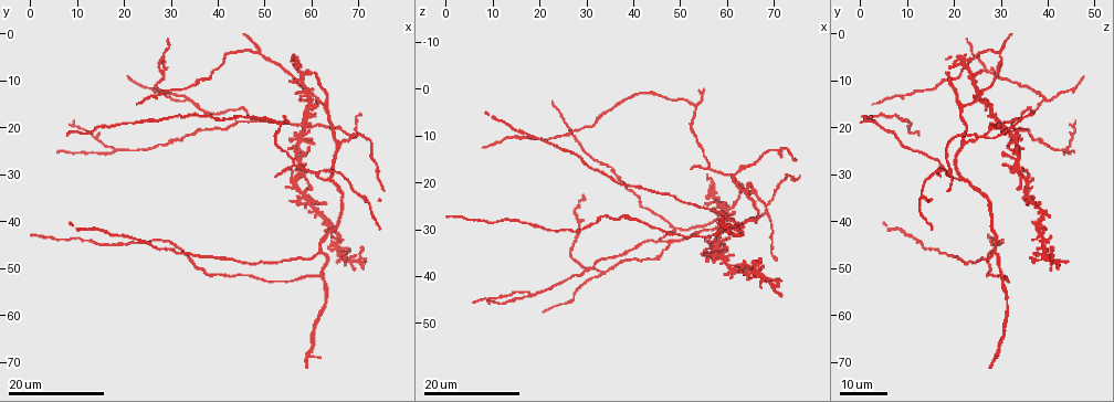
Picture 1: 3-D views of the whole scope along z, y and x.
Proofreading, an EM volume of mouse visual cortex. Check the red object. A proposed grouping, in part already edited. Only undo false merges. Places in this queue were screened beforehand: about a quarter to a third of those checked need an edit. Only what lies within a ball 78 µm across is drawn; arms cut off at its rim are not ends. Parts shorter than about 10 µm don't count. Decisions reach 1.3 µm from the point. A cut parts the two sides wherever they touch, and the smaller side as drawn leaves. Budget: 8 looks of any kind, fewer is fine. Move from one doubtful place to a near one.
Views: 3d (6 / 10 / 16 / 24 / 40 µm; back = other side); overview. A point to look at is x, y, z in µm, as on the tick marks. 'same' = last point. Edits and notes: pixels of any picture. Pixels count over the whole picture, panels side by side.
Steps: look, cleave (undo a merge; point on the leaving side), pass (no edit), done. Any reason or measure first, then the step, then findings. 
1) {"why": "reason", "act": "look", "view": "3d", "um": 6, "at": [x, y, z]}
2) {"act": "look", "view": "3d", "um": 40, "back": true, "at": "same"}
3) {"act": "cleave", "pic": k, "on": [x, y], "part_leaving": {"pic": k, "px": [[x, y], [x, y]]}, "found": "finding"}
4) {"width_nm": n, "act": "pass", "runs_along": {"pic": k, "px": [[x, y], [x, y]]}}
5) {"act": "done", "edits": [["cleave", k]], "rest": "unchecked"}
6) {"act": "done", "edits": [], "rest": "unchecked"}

{"why": "branch point", "act": "look", "view": "3d", "um": 24, "at": [68.0, 22.0, 26.0]}

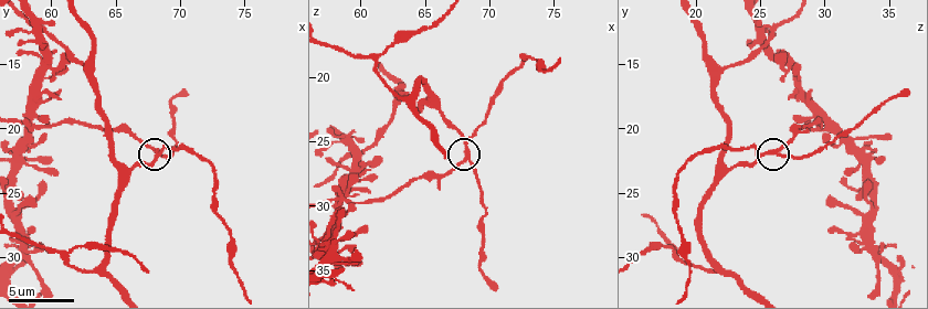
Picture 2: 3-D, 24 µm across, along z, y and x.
{"why": "zoom in", "act": "look", "view": "3d", "um": 6, "at": [68.2, 21.8, 26.6]}

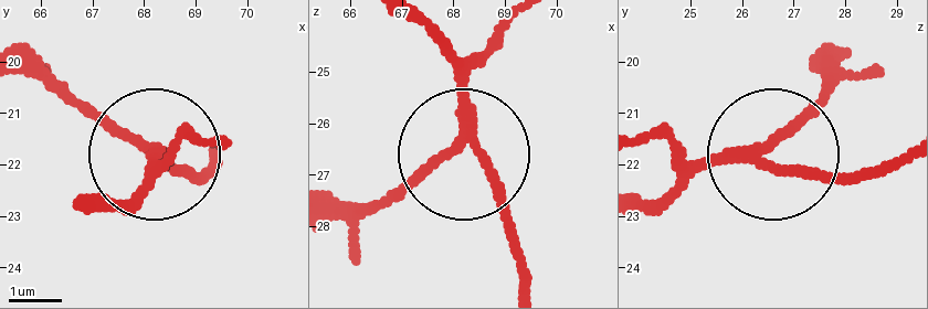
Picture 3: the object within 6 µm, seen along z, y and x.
{"width_nm": 200, "act": "pass", "found": "one neuron here"}

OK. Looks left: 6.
{"why": "four or more arms meet", "act": "look", "view": "3d", "um": 16, "at": [59.4, 12.0, 25.8]}

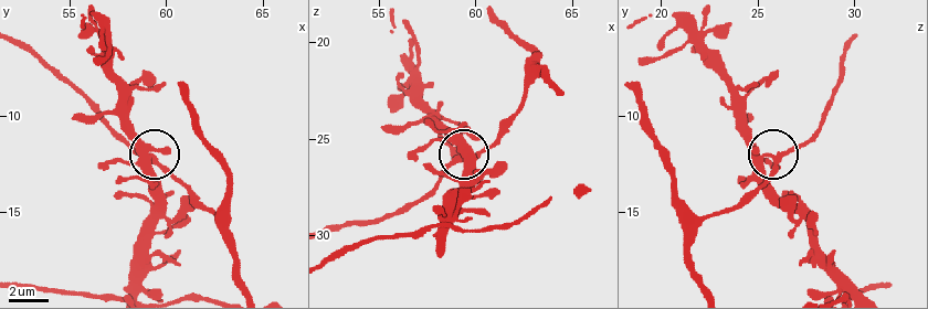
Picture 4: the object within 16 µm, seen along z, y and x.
{"act": "pass", "runs_along": {"pic": 4, "px": [[248, 288], [225, 228], [155, 157], [114, 131]]}, "found": "continuous, no second neuron"}

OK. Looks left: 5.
{"why": "four or more arms meet", "act": "look", "view": "3d", "um": 10, "at": [58.0, 19.4, 30.2]}

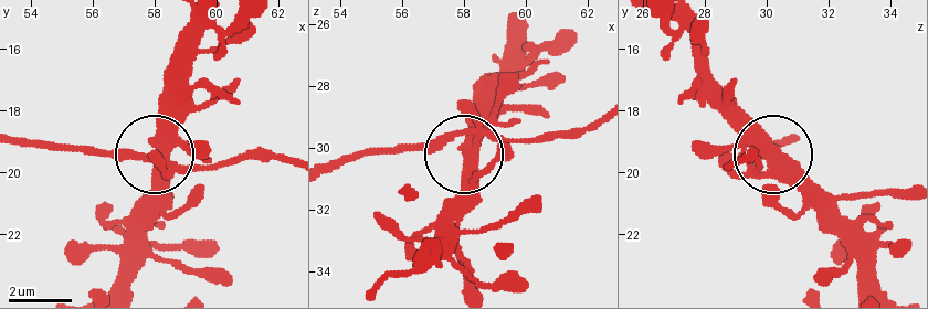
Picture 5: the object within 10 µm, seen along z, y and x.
{"act": "pass", "runs_along": {"pic": 5, "px": [[598, 120], [573, 130], [495, 138], [465, 151], [463, 208]]}, "found": "continuous, no second neuron"}

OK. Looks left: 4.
{"why": "three-way junction", "act": "look", "view": "3d", "um": 16, "at": [47.5, 18.5, 32.5]}

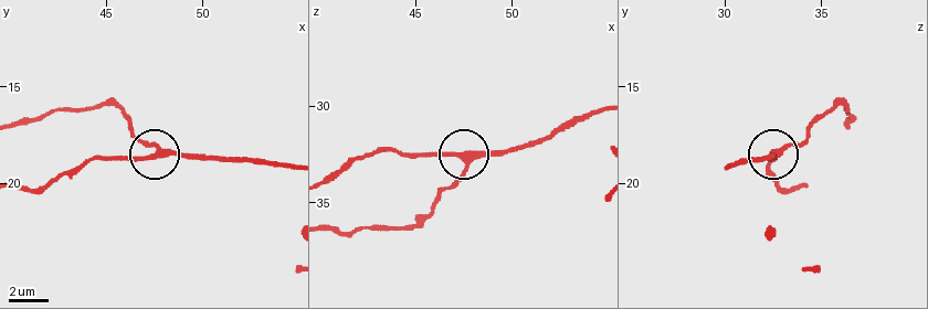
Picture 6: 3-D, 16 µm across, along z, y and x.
{"act": "look", "view": "3d", "um": 10, "at": [47.8, 18.3, 33.0]}

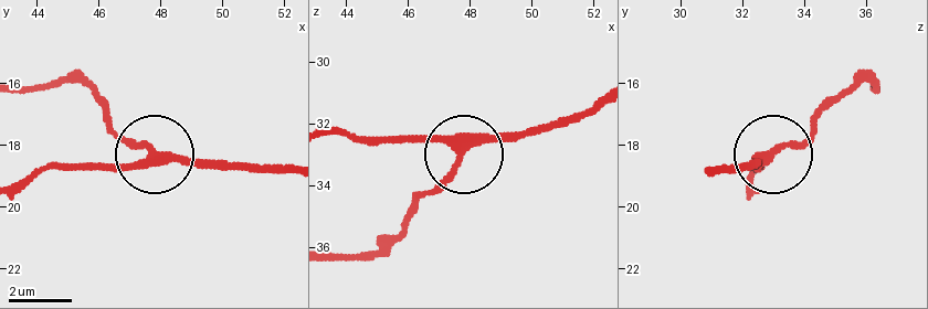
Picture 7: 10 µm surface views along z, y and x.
{"width_nm": 260, "act": "pass", "runs_along": {"pic": 7, "px": [[597, 99], [541, 126], [485, 136], [417, 200]]}, "found": "continuous, no second neuron"}

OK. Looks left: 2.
{"act": "done", "edits": [], "rest": "unchecked"}

